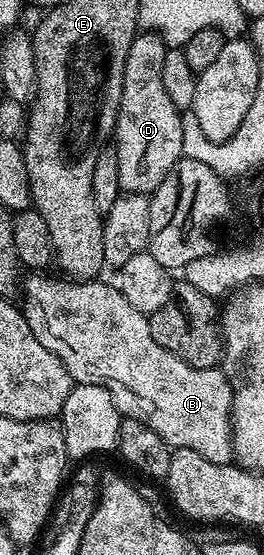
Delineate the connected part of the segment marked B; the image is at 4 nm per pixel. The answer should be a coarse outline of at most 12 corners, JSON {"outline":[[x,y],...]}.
{"outline":[[30,274],[71,381],[171,449],[234,460],[234,391],[152,338],[113,283]]}

